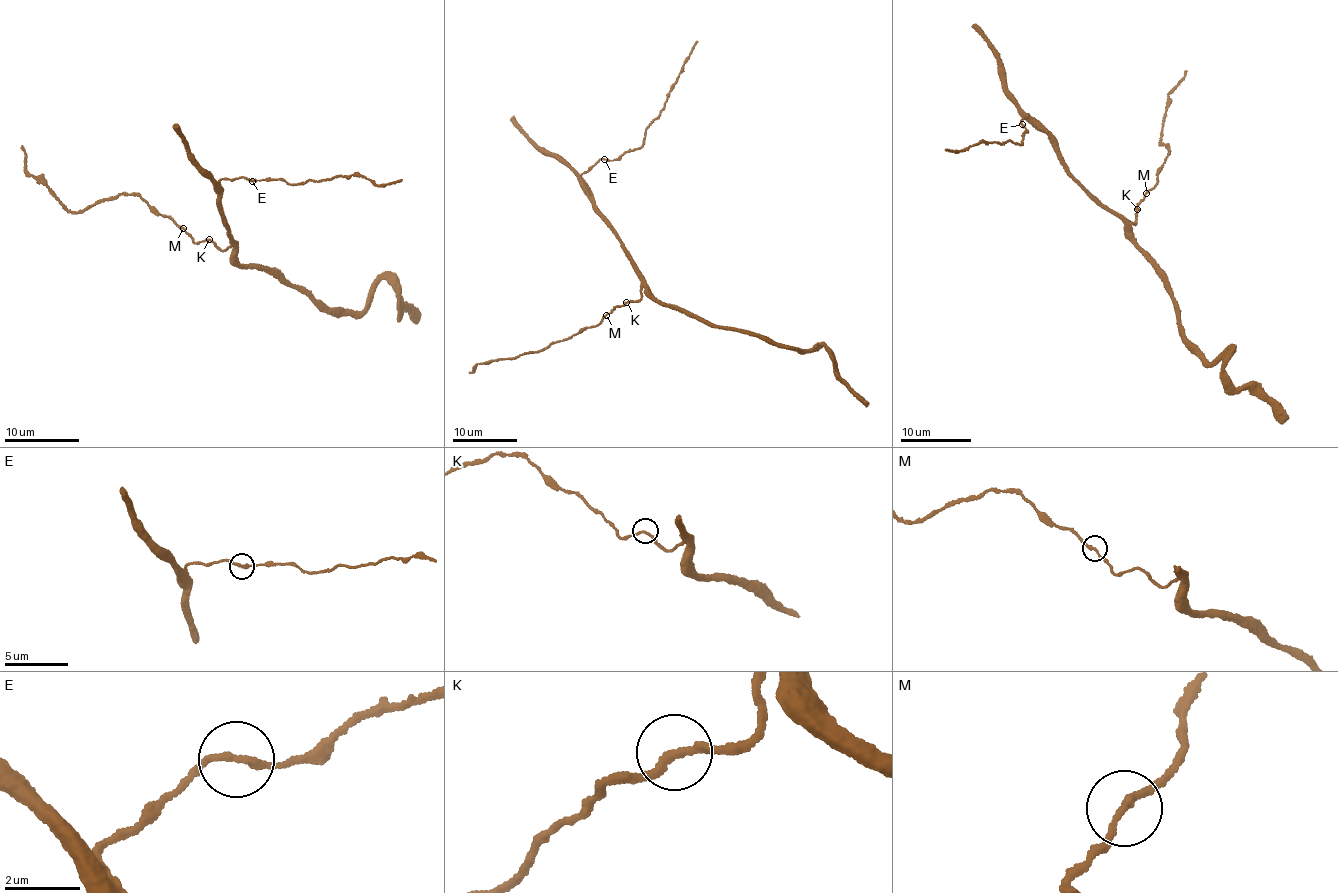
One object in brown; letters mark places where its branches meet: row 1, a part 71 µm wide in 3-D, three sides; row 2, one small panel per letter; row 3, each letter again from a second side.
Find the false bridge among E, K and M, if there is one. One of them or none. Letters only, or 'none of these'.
none of these

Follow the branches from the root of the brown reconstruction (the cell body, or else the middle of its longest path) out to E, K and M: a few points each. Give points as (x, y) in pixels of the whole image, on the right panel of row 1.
E: (1113, 214), (1072, 174), (1057, 142), (1027, 114), (1022, 125)
K: (1113, 214), (1120, 213), (1134, 224), (1137, 209)
M: (1113, 214), (1120, 213), (1134, 224), (1136, 208), (1146, 193)

